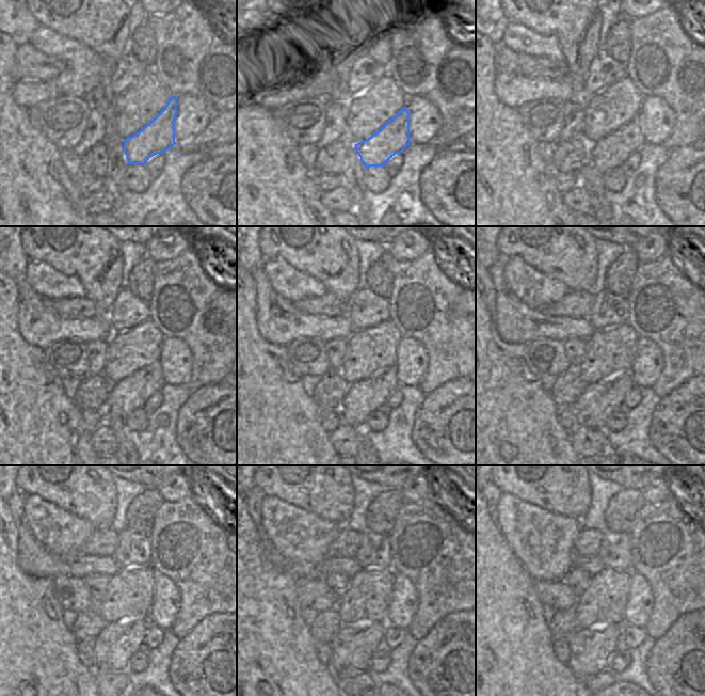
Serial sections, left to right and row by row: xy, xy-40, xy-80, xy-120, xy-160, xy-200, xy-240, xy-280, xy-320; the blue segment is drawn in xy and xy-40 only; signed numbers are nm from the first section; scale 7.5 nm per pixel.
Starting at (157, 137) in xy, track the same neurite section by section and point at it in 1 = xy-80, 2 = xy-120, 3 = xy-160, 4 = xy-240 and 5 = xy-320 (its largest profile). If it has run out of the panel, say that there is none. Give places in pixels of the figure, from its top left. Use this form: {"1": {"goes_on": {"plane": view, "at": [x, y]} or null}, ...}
{"1": {"goes_on": {"plane": "xy-80", "at": [610, 152]}}, "2": {"goes_on": {"plane": "xy-120", "at": [125, 396]}}, "3": {"goes_on": {"plane": "xy-160", "at": [364, 397]}}, "4": {"goes_on": {"plane": "xy-240", "at": [116, 643]}}, "5": {"goes_on": {"plane": "xy-320", "at": [591, 649]}}}

